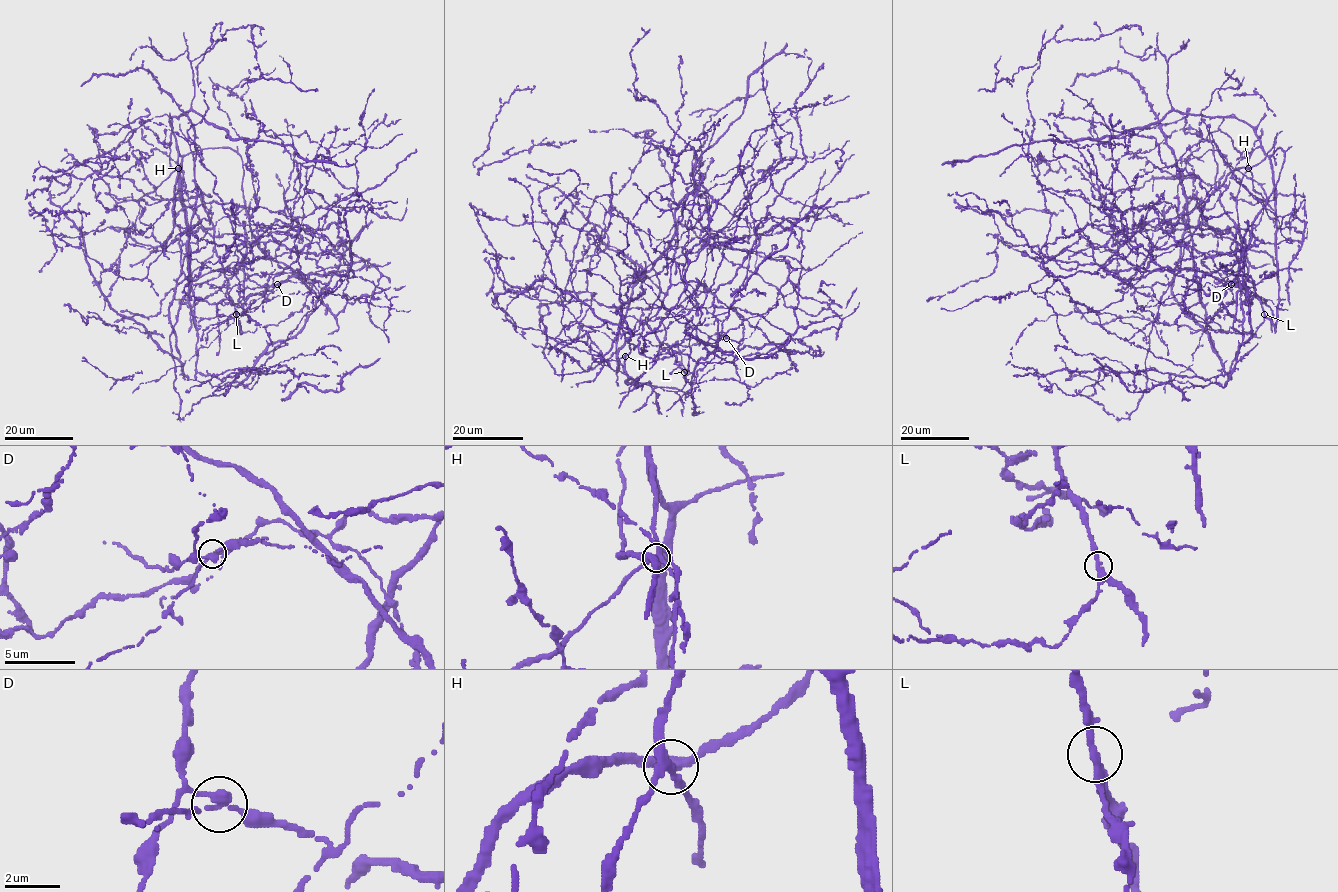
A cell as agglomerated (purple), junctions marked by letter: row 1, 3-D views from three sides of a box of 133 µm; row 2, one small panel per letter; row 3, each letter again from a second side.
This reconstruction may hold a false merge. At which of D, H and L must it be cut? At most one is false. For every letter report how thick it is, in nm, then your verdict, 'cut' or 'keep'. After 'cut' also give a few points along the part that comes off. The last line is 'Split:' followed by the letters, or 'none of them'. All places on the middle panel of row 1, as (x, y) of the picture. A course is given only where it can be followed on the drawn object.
D: calibre 240 nm; cut; course (726, 338), (717, 340), (685, 317), (643, 298), (616, 294), (600, 274), (578, 271)
H: calibre 280 nm; keep
L: calibre 280 nm; keep
Split: D

